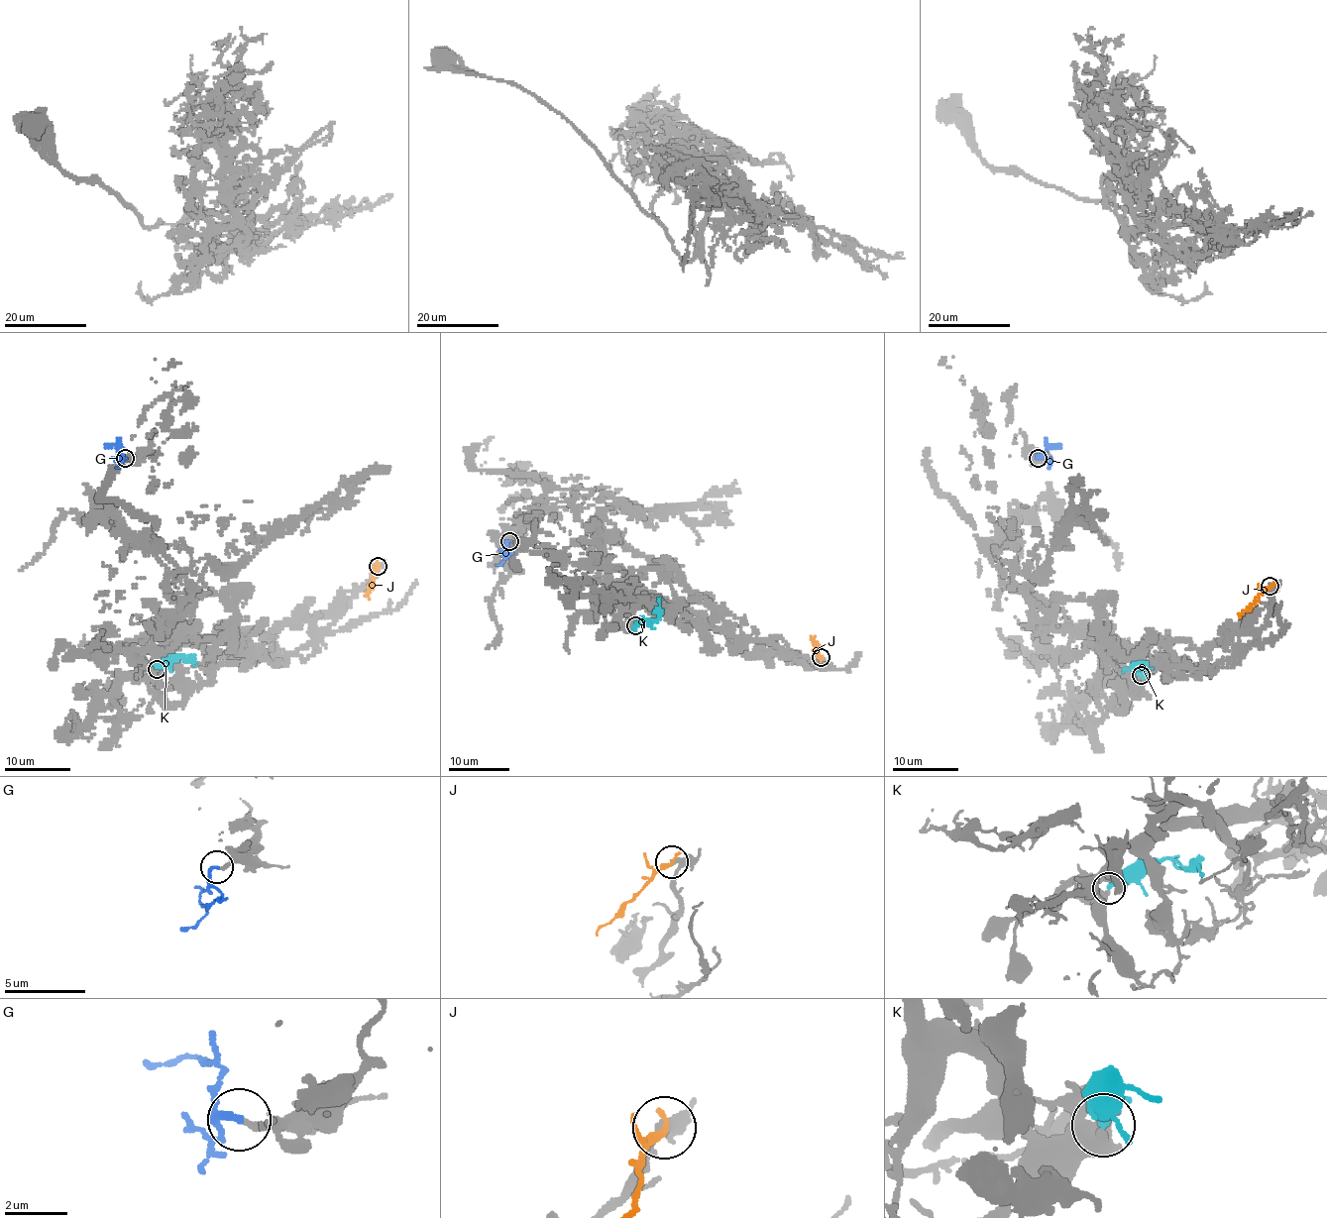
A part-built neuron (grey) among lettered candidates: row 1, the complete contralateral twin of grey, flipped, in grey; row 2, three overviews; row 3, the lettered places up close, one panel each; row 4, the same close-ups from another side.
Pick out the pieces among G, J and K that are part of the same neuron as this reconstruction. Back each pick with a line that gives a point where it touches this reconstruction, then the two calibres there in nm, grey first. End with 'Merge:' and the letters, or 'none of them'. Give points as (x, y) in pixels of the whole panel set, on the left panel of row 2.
G: Touches grey at (125, 458). Thickness 240 nm (grey) against 220 nm
Merge: G

